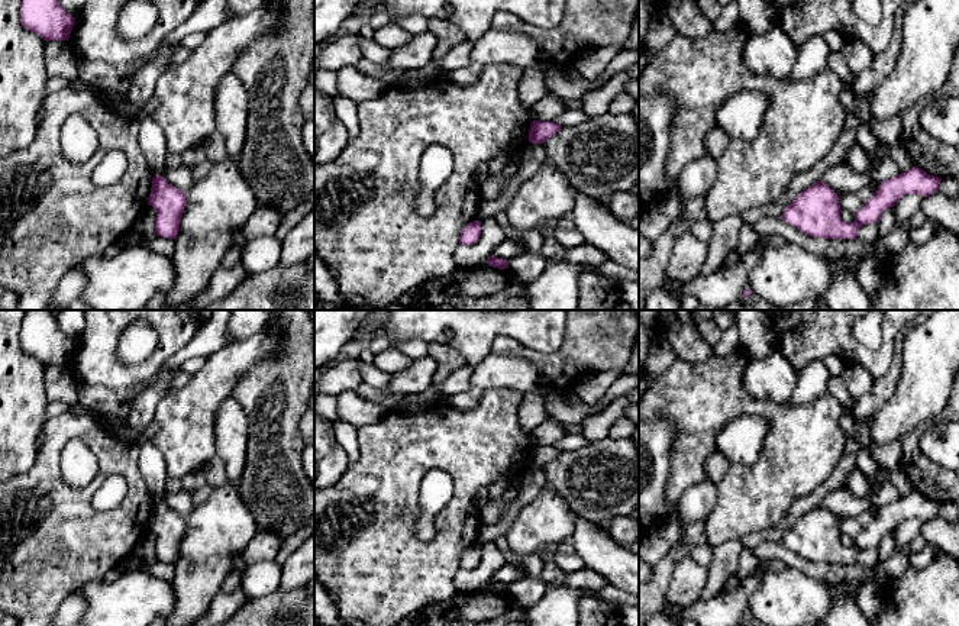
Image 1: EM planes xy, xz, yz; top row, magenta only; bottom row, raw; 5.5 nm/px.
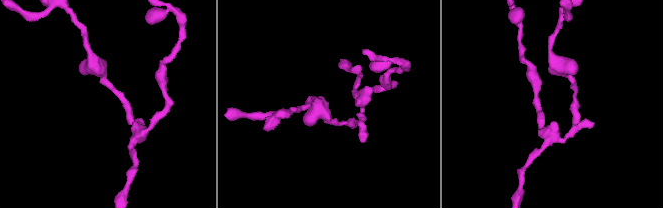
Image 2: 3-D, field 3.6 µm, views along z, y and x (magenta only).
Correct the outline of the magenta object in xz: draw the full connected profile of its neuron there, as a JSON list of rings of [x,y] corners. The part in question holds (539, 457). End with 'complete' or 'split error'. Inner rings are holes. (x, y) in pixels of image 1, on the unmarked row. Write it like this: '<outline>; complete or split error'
[[[533,445],[532,451],[529,454],[529,467],[532,467],[532,468],[543,468],[549,462],[552,462],[556,456],[559,456],[561,452],[562,451],[559,451],[555,446]]]; complete

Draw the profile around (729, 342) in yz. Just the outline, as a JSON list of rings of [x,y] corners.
[[[734,317],[733,323],[721,332],[720,341],[713,346],[713,354],[717,356],[726,356],[737,349],[740,349],[739,327]]]

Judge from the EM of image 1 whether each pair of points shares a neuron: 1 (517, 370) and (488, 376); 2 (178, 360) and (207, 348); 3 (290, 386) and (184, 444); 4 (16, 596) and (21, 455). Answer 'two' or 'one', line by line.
1: one
2: one
3: two
4: two

